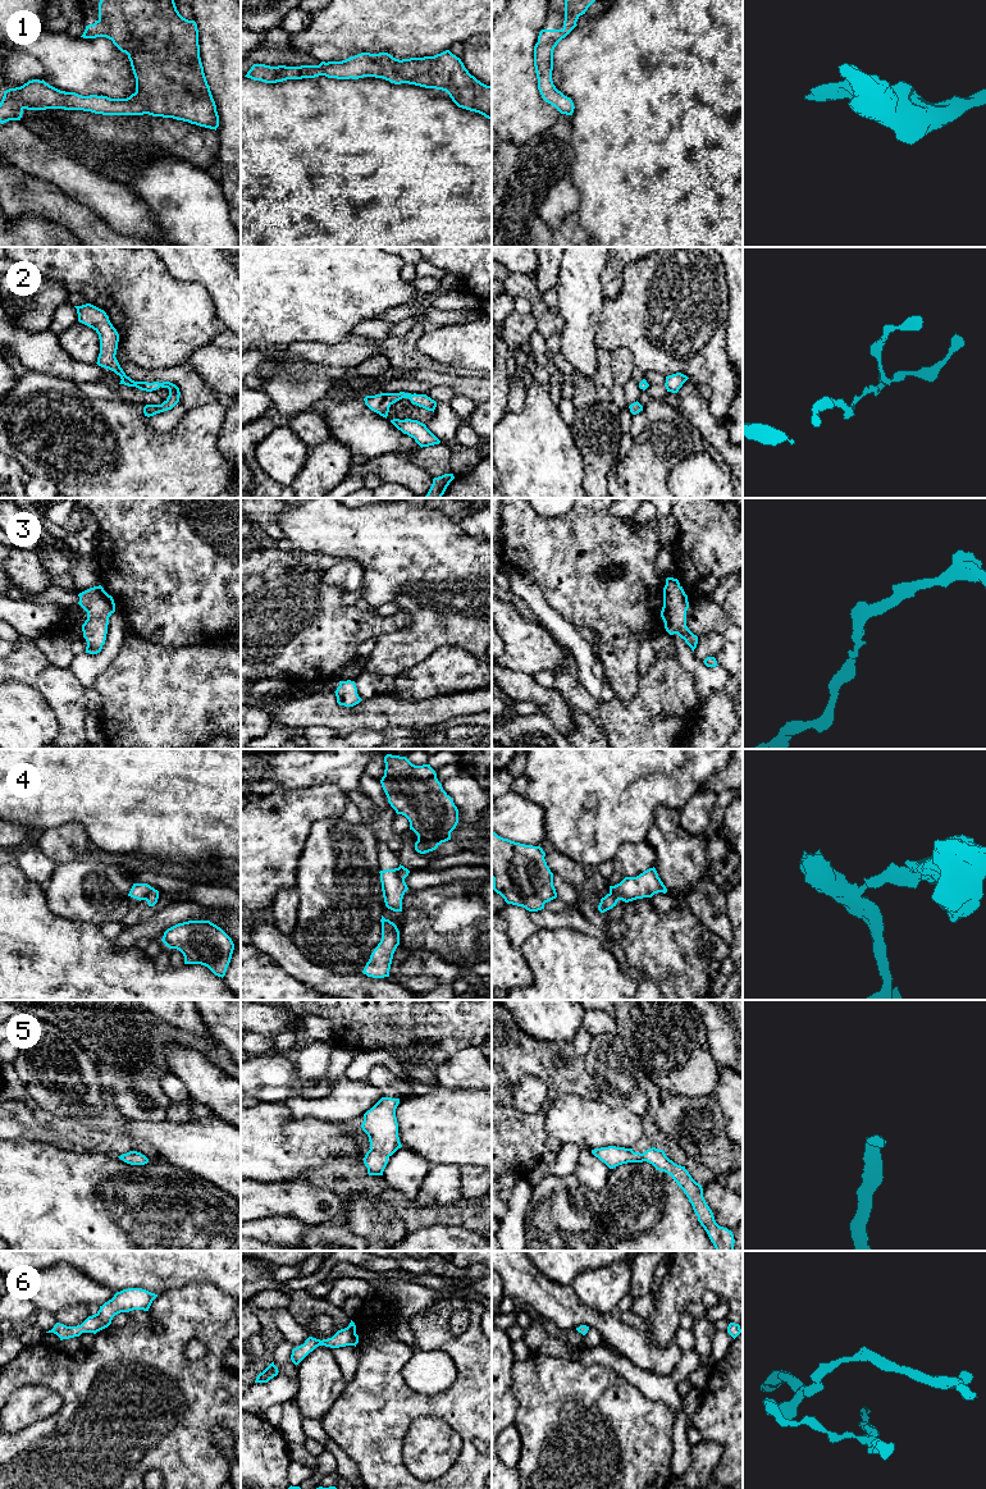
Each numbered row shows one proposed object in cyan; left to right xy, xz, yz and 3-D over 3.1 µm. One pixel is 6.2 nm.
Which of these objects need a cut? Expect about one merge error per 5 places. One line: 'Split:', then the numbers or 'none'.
Split: 4

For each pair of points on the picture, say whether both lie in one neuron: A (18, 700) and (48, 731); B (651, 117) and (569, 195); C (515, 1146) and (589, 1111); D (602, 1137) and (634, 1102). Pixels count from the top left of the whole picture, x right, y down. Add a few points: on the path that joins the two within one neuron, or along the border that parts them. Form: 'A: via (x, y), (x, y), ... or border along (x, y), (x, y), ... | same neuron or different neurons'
A: via (26, 708), (40, 724) | same neuron
B: border along (569, 174), (579, 195), (578, 211) | different neurons
C: border along (552, 1101), (547, 1110), (546, 1129), (562, 1145) | different neurons
D: border along (599, 1099), (614, 1108), (625, 1108), (640, 1118) | different neurons

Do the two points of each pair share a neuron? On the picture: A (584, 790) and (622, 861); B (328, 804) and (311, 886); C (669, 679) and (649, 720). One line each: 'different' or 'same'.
A: different
B: different
C: same

